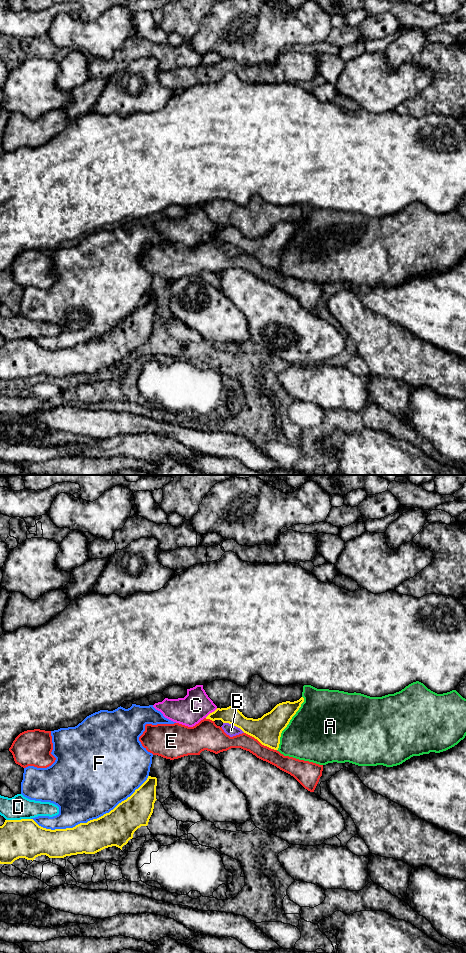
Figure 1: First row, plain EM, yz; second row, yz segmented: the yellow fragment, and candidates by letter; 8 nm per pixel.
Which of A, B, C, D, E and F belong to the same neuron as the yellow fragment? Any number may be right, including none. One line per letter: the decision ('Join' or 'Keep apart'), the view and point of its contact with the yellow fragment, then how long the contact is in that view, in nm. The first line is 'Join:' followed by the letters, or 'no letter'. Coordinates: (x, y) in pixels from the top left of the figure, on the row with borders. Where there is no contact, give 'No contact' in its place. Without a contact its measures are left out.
Join: no letter
A: Keep apart. Touches yellow at yz (288, 723). Shared border 480 nm
B: Keep apart. Touches yellow at yz (234, 725). Shared border 190 nm
C: Keep apart. Touches yellow at yz (212, 712). Shared border 130 nm
D: Keep apart. Touches yellow at yz (18, 820). Shared border 200 nm
E: Keep apart. Touches yellow at yz (260, 742). Shared border 300 nm
F: Keep apart. Touches yellow at yz (90, 820). Shared border 1000 nm

